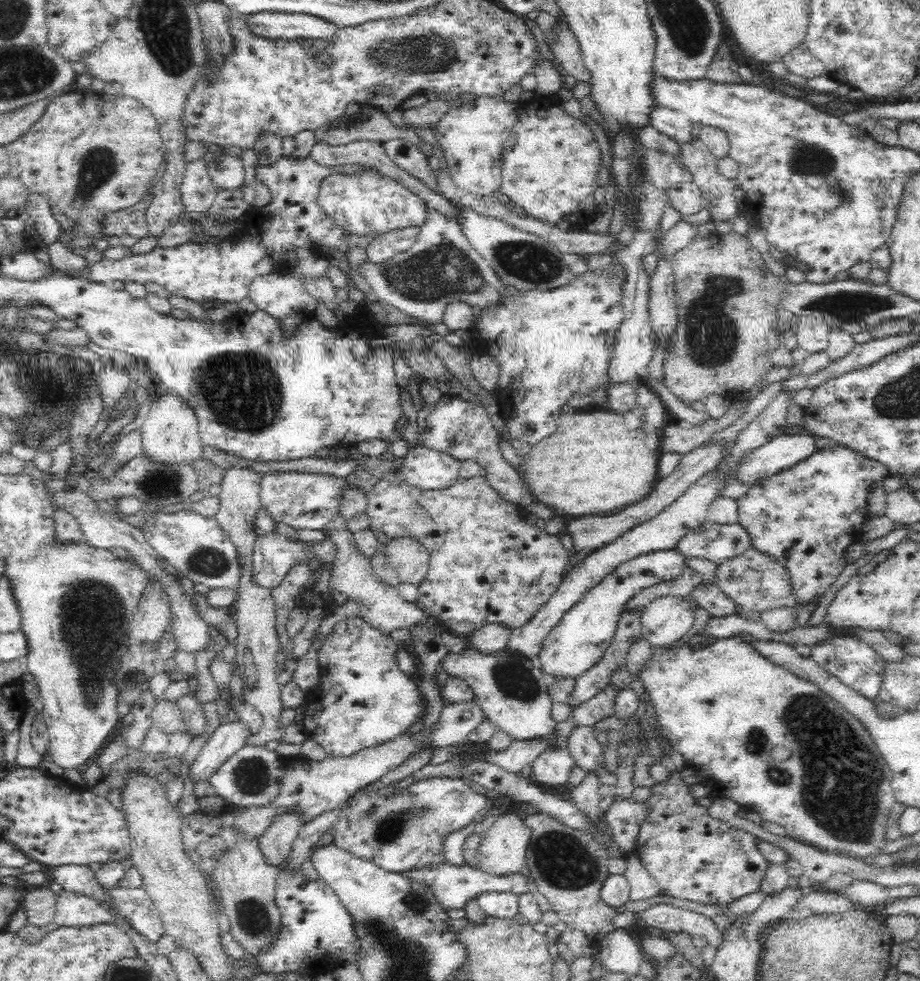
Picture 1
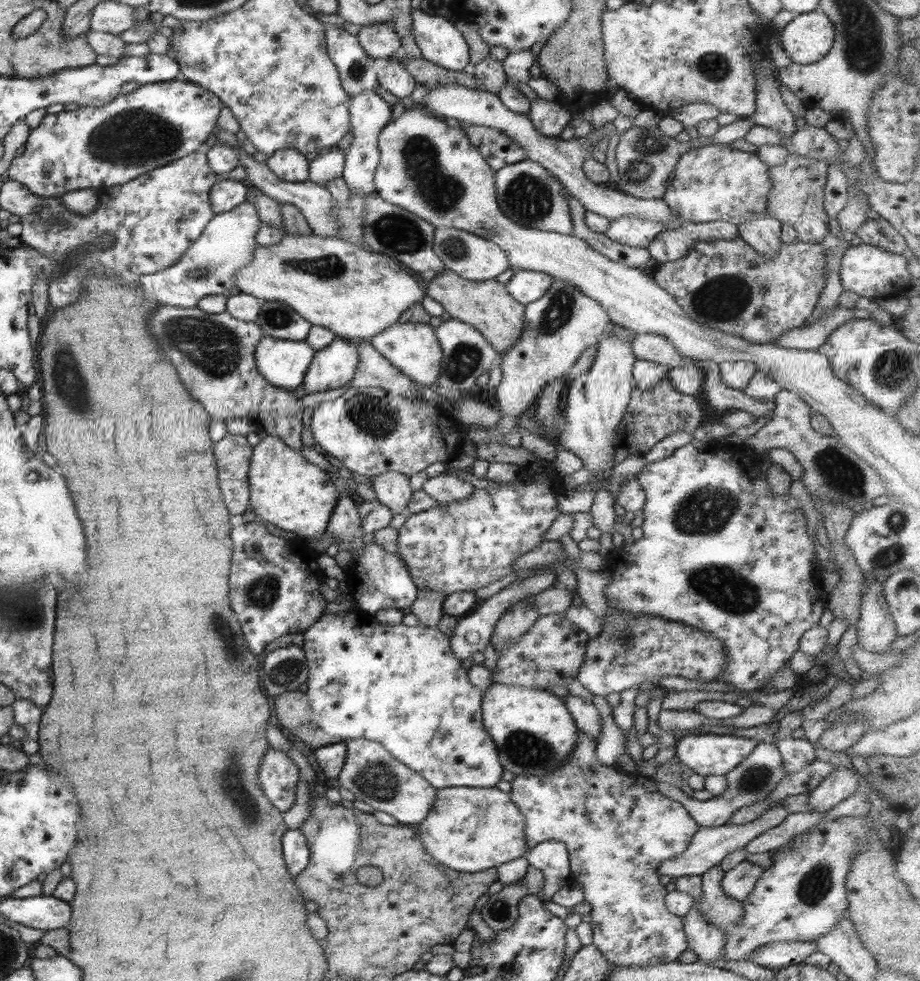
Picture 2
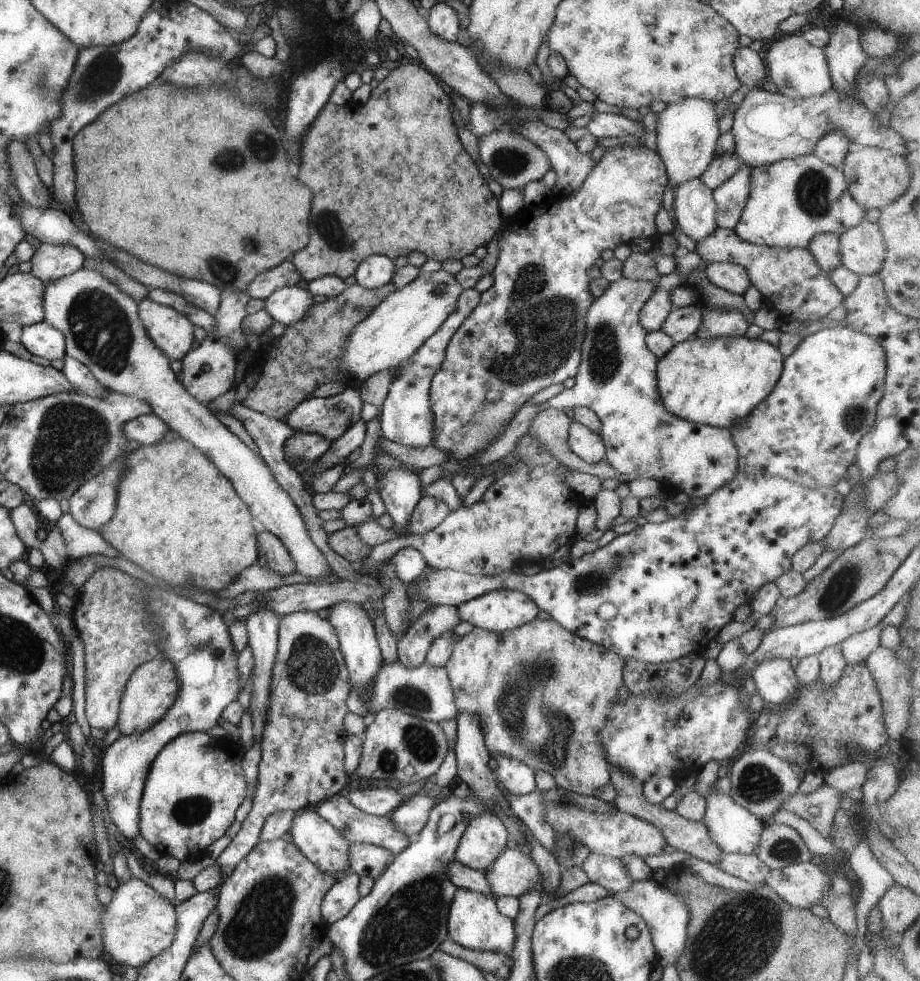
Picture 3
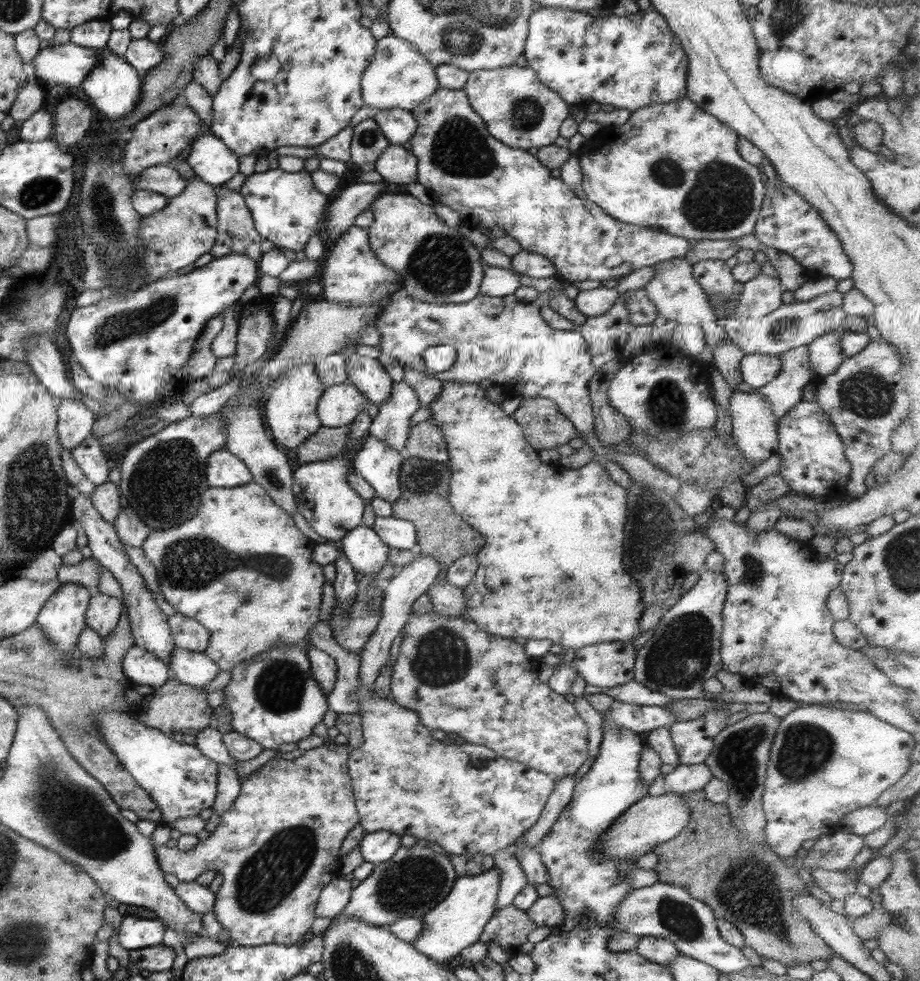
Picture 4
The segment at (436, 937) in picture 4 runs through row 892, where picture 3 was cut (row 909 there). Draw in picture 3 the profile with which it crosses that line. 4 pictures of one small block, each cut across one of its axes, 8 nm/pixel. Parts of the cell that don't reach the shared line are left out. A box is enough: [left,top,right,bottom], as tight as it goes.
[446,888,514,956]

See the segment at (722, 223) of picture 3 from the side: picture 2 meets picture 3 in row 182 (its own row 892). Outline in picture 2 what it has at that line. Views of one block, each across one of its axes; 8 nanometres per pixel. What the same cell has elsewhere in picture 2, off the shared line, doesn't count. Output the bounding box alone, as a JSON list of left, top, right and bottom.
[720,861,763,903]

